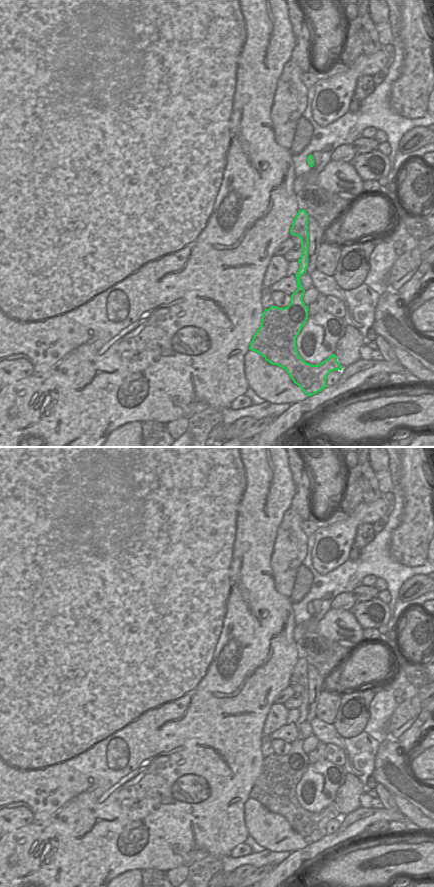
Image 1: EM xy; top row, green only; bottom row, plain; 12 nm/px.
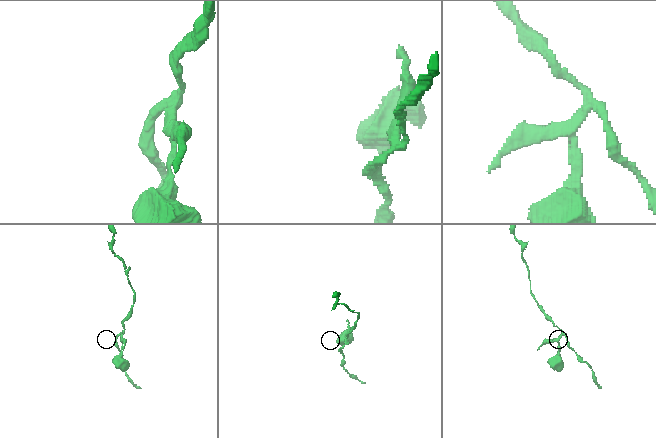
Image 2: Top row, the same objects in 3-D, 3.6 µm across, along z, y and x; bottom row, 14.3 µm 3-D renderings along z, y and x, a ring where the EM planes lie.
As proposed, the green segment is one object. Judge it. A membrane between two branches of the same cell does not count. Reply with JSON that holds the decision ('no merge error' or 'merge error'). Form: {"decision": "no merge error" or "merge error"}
{"decision": "merge error"}

